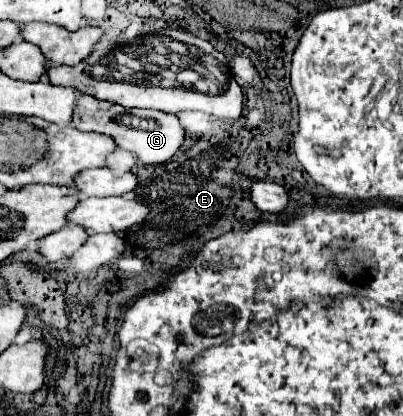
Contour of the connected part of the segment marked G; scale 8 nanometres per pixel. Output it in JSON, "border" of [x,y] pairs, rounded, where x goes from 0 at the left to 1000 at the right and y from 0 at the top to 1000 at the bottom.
{"border":[[[211,228],[206,238],[196,238],[196,262],[186,267],[186,291],[176,300],[196,315],[241,315],[275,325],[290,353],[330,363],[360,397],[400,397],[419,387],[464,334],[464,315],[424,272],[380,262],[315,262],[275,243],[251,243],[231,228]]]}

